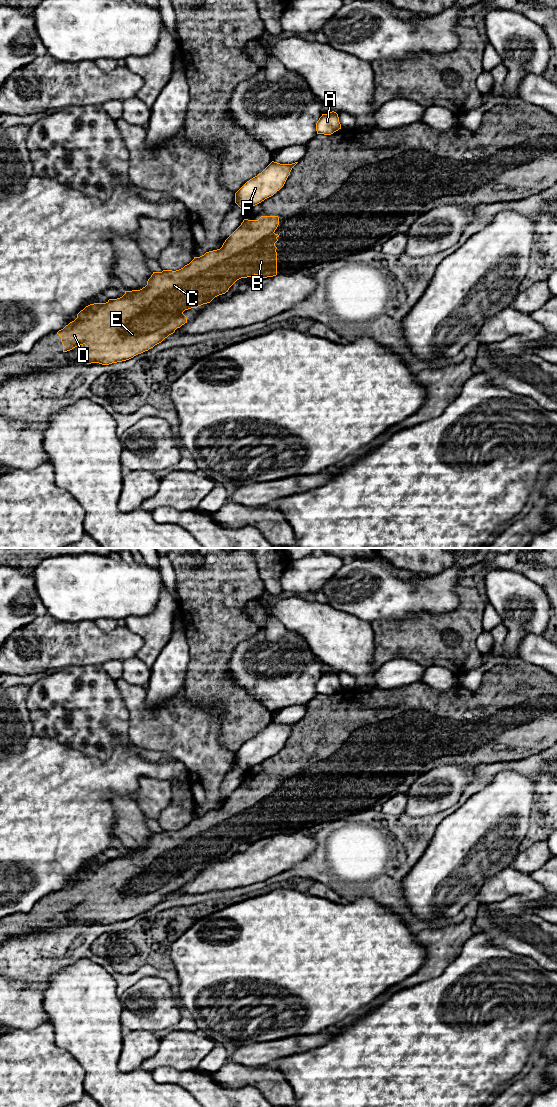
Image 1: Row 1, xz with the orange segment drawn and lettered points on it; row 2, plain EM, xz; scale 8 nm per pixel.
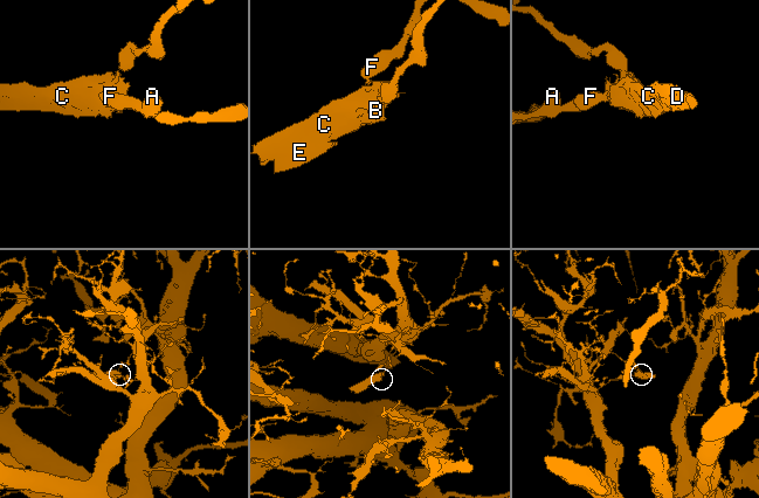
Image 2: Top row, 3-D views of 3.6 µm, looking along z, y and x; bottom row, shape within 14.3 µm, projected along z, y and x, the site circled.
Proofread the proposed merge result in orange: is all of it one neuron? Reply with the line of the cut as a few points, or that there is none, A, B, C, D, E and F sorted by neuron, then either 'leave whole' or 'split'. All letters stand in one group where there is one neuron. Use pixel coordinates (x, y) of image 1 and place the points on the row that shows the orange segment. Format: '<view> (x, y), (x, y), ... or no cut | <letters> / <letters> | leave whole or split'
xz (249, 208), (246, 210) | A F / B C D E | split

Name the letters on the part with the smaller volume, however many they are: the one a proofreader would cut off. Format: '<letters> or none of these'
B, C, D, E

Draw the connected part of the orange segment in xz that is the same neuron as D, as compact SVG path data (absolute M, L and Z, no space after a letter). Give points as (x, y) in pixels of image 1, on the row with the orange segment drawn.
M261 216L258 220L244 219L220 249L206 252L200 257L194 257L189 264L179 270L153 272L147 285L140 290L125 291L125 294L120 298L86 306L77 314L74 321L57 332L61 337L63 352L85 344L87 346L87 364L109 365L129 360L161 343L177 328L187 323L187 317L183 314L185 310L210 303L215 297L228 292L237 280L254 275L260 275L261 279L276 276L277 247L275 243L278 241L279 235L274 232L278 225L278 216Z

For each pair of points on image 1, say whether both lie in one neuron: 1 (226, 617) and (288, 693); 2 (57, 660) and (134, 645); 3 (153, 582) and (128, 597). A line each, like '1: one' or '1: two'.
1: two
2: one
3: one

